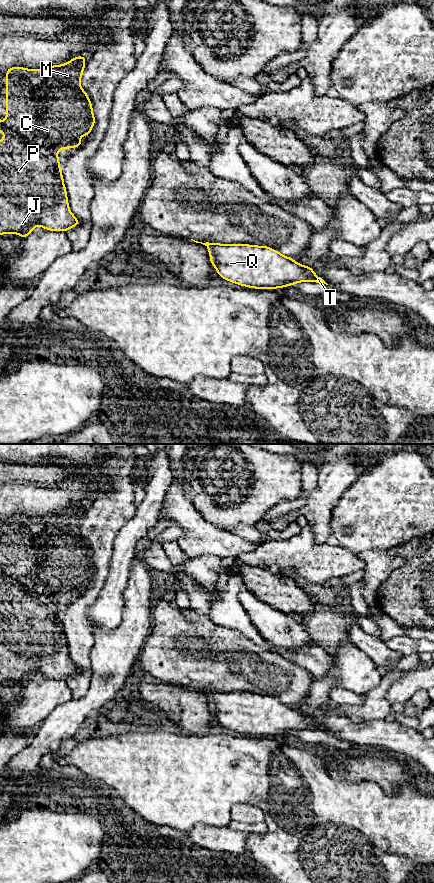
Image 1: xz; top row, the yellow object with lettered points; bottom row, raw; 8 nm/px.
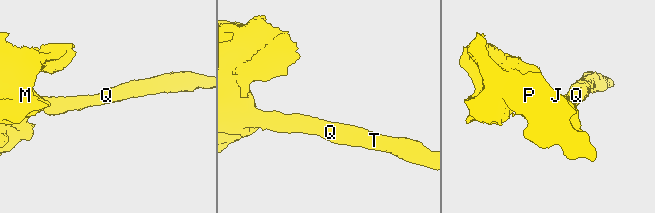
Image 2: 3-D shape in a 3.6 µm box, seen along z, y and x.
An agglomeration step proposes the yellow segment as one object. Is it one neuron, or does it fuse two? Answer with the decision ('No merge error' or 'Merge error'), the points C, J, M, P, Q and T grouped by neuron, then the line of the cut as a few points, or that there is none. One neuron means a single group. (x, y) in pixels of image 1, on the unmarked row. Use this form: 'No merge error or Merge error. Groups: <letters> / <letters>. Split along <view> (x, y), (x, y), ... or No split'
No merge error. Groups: C J M P Q T. No split

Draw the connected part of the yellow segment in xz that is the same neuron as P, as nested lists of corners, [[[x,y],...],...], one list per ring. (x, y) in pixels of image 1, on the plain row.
[[[86,505],[43,517],[6,517],[6,570],[0,568],[5,584],[0,588],[0,683],[16,681],[25,687],[37,673],[67,680],[81,672],[69,657],[57,599],[79,596],[79,583],[87,586],[95,573],[92,551],[80,533]]]

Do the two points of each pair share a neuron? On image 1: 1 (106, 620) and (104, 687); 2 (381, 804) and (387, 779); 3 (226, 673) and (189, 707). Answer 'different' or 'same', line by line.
1: different
2: different
3: different

